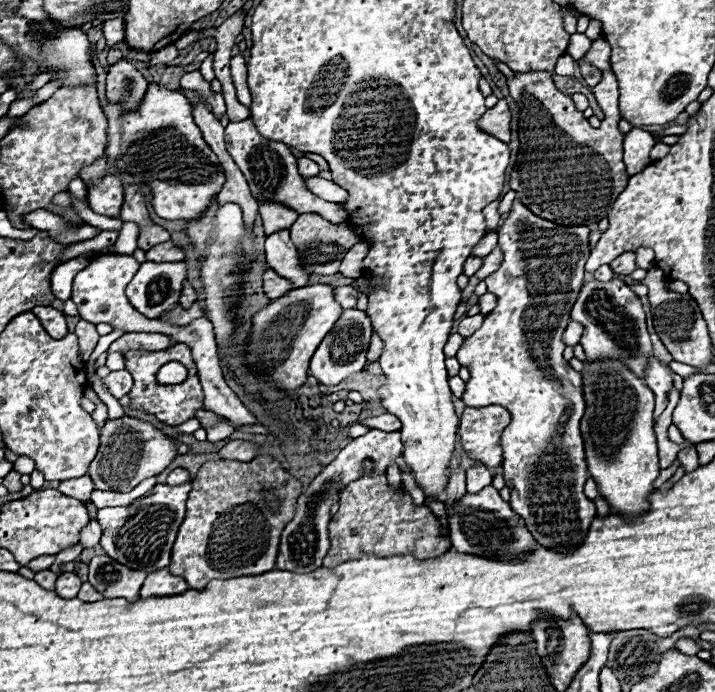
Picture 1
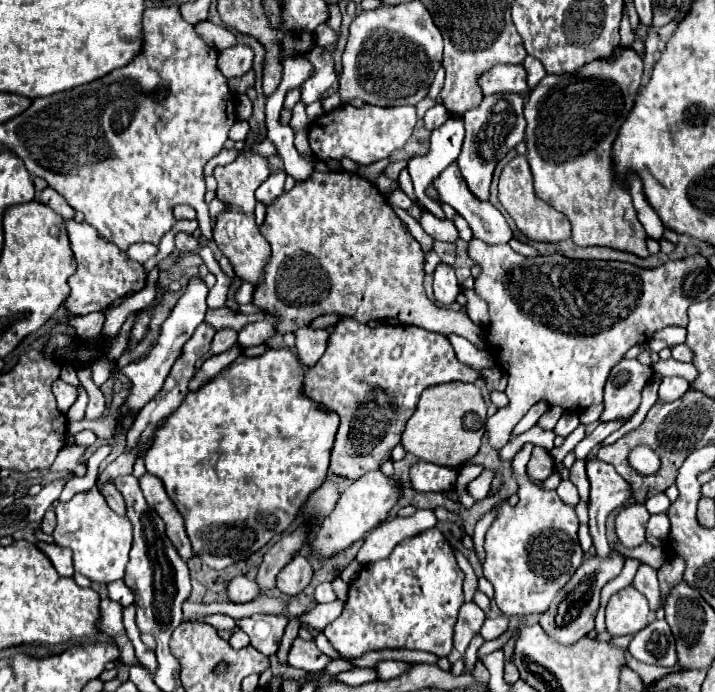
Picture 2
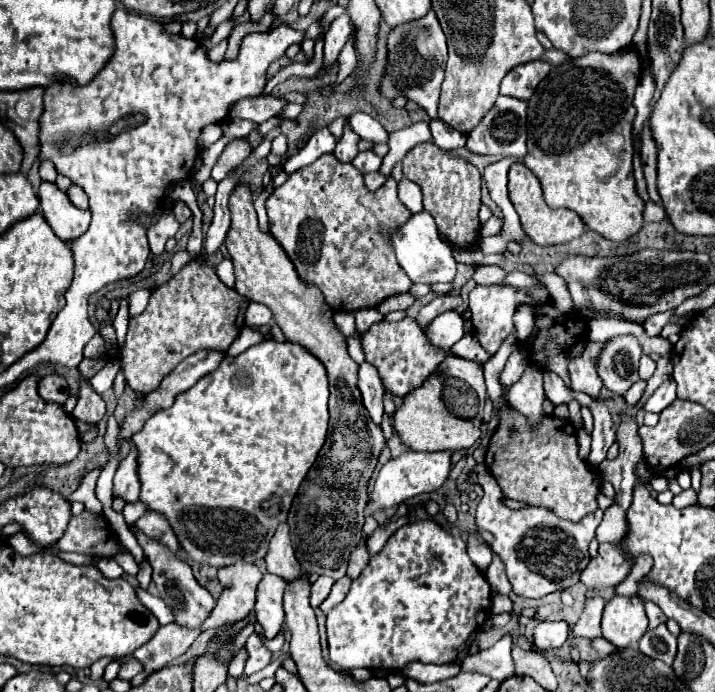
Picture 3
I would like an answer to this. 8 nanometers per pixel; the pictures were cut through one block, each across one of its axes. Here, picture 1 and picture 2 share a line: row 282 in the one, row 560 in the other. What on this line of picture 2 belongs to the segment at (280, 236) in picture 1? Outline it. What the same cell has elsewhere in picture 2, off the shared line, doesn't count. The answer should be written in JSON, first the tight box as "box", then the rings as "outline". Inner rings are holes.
{"box":[276,554,312,596],"outline":[[[296,554],[278,574],[276,578],[276,588],[288,596],[296,596],[298,592],[302,592],[308,582],[312,580],[312,566],[310,562],[302,556]]]}

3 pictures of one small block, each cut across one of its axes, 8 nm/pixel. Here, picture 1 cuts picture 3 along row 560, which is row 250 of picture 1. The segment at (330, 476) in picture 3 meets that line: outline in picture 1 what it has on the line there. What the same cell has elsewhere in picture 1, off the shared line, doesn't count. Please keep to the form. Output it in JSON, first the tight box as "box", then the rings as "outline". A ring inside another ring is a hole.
{"box":[290,214,362,276],"outline":[[[300,214],[298,220],[290,226],[290,238],[300,252],[300,260],[304,264],[304,268],[308,268],[308,272],[312,272],[312,274],[324,274],[324,276],[326,274],[336,274],[344,254],[354,244],[362,242],[362,238],[356,236],[356,232],[352,232],[352,228],[348,224],[332,226],[320,214]]]}

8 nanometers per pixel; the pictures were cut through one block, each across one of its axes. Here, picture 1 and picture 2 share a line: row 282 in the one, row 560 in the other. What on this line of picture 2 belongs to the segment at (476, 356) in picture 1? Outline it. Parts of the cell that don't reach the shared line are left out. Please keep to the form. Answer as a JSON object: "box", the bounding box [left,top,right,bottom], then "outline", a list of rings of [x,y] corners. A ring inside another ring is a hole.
{"box":[480,444,584,640],"outline":[[[524,444],[512,460],[512,468],[520,484],[518,504],[510,506],[508,502],[502,502],[494,524],[486,532],[484,578],[494,586],[494,600],[502,616],[484,622],[480,630],[484,640],[494,640],[504,634],[512,616],[546,612],[554,596],[584,560],[576,534],[578,518],[574,508],[566,506],[554,490],[536,488],[526,476],[532,448],[534,444]]]}

